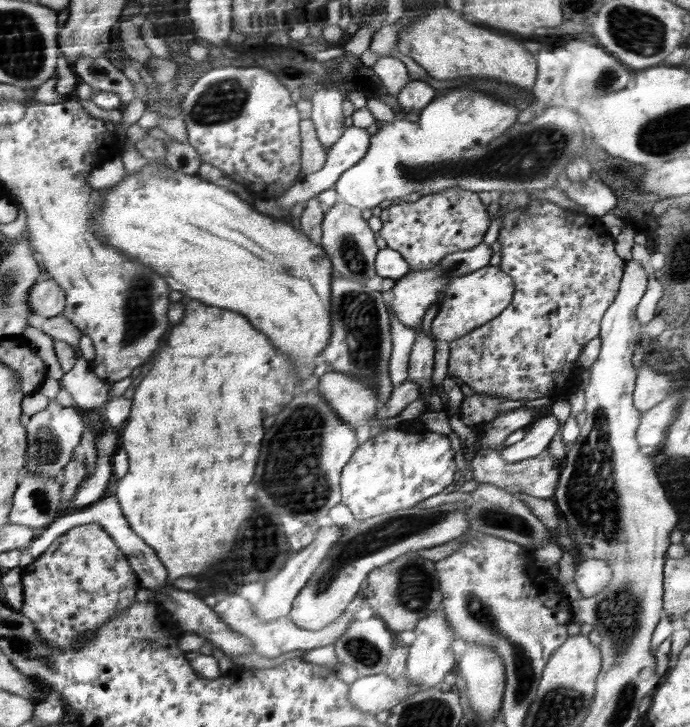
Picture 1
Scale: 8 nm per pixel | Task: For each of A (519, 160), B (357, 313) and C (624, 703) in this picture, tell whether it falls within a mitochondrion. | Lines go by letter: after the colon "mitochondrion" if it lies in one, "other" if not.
A: mitochondrion
B: mitochondrion
C: mitochondrion

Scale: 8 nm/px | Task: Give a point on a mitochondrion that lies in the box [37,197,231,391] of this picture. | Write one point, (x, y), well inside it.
(139, 300)

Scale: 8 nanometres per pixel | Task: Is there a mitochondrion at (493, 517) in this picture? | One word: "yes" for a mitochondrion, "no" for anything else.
yes

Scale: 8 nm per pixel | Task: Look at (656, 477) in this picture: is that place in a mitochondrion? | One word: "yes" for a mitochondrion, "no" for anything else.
no

